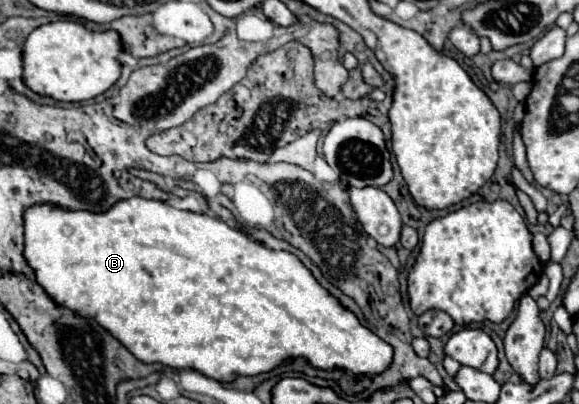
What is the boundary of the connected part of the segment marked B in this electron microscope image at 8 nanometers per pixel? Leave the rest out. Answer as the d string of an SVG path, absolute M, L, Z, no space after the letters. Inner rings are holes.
M127 198L123 202L115 202L111 210L103 214L95 214L89 210L67 210L63 206L55 206L51 202L45 204L33 204L23 212L23 228L25 228L25 250L23 258L25 262L35 270L35 280L59 306L67 306L69 310L75 310L75 314L83 314L85 318L95 318L99 326L103 326L113 338L119 338L135 358L147 364L163 364L169 368L191 368L207 378L213 378L217 382L231 382L237 376L255 376L261 372L269 372L287 358L305 358L309 364L331 370L331 368L343 368L355 376L373 376L389 368L393 358L393 348L383 342L379 336L375 336L371 330L359 324L355 314L345 310L325 288L319 286L319 282L313 278L313 274L289 252L283 250L271 250L255 242L251 236L247 236L241 230L233 230L227 224L215 220L207 214L195 214L187 210L177 210L161 200L145 200L145 198Z

